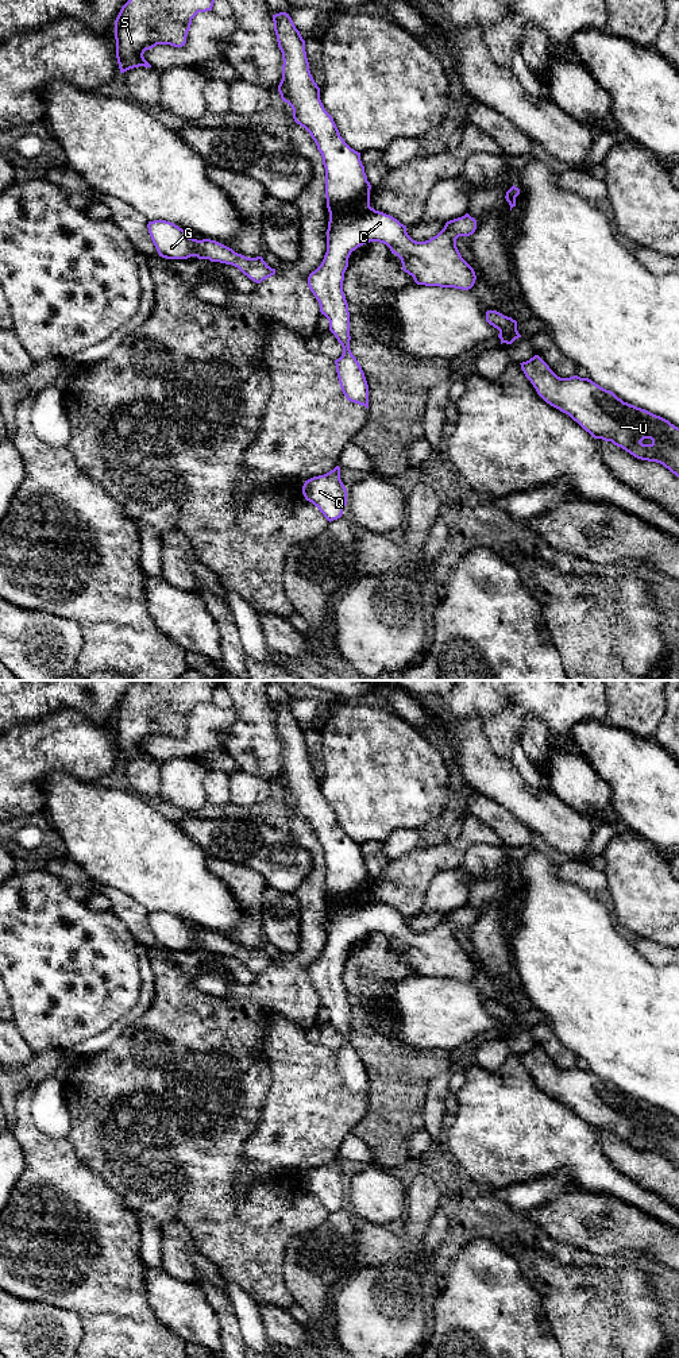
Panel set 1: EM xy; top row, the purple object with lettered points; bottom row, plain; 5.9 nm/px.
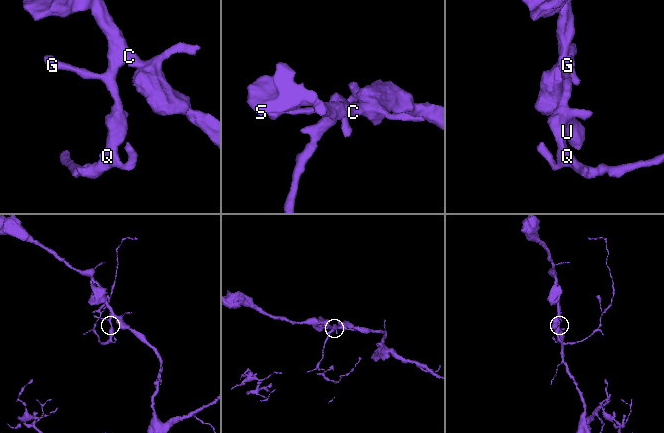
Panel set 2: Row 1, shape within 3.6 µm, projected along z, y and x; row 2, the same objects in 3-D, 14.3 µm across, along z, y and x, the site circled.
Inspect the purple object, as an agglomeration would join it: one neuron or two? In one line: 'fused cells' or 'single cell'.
single cell

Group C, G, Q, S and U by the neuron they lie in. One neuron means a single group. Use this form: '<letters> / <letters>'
C G Q S U

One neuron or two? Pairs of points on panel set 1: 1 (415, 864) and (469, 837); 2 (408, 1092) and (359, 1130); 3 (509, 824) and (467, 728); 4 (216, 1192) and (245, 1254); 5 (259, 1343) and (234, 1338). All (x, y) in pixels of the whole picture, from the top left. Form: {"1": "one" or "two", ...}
{"1": "one", "2": "one", "3": "two", "4": "one", "5": "two"}

